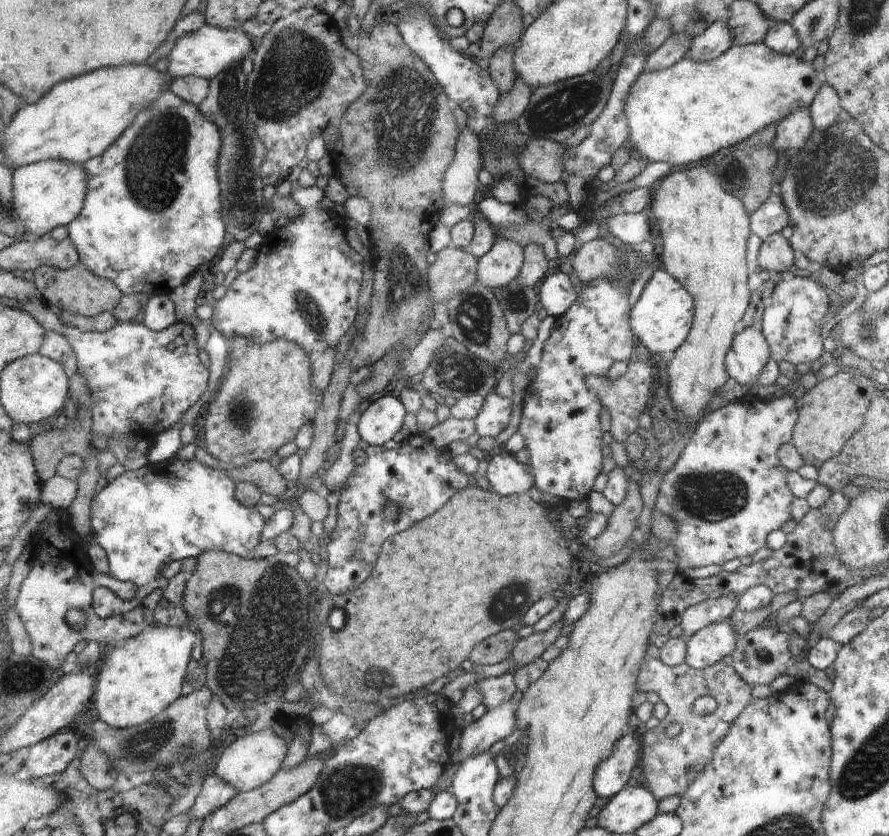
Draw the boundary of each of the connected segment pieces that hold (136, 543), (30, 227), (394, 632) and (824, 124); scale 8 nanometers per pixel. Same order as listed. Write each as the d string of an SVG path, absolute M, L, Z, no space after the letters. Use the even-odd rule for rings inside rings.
M195 457L189 461L177 462L175 460L166 460L161 463L147 463L146 466L138 470L125 471L112 482L108 483L98 494L96 493L93 496L89 520L91 528L90 537L106 551L109 560L109 575L124 582L132 582L132 584L136 584L136 588L138 588L136 590L136 595L131 600L120 599L107 588L95 589L94 612L99 615L100 618L105 619L106 617L110 618L126 614L128 611L140 605L147 598L148 594L154 592L156 589L164 588L167 581L162 576L162 572L165 570L166 566L174 562L174 560L192 558L192 556L196 558L202 553L211 550L226 551L227 553L232 553L239 557L250 558L250 552L252 552L252 548L258 544L258 540L262 538L263 528L267 522L262 520L262 516L260 516L254 508L246 508L246 506L238 500L235 482L232 480L232 476L228 476L226 470L218 469L220 469L218 464L211 466L203 465L200 460L197 460Z
M62 159L38 161L13 170L13 206L25 225L26 238L48 235L60 225L68 226L83 210L88 174L83 165Z
M477 485L468 486L456 494L448 506L388 537L368 582L364 581L358 589L343 595L323 592L316 596L320 604L318 618L324 624L318 646L321 678L329 689L342 694L349 702L379 703L384 697L397 698L416 692L436 678L447 678L448 672L456 670L471 656L470 650L486 641L488 636L522 624L534 602L560 588L568 580L568 572L570 552L566 540L538 502L527 494L498 496ZM368 671L379 675L378 686L364 684Z
M825 82L818 92L808 108L813 127L817 131L823 131L839 120L838 114L843 108L836 90Z

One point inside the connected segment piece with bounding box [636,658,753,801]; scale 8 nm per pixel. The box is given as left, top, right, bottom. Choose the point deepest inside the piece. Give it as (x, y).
(669, 765)

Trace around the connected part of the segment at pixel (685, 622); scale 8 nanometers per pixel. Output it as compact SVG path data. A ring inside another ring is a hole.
M720 596L689 606L681 616L681 638L687 640L698 630L714 622L726 620L737 609L737 604L737 596Z

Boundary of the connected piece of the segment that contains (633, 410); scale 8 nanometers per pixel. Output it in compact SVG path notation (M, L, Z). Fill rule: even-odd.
M636 360L628 362L628 370L617 379L611 379L607 375L597 376L589 375L585 378L585 387L594 394L602 408L609 411L611 417L610 434L616 442L626 442L632 433L638 429L638 420L641 413L648 409L649 400L652 394L652 372L653 362L644 362Z

